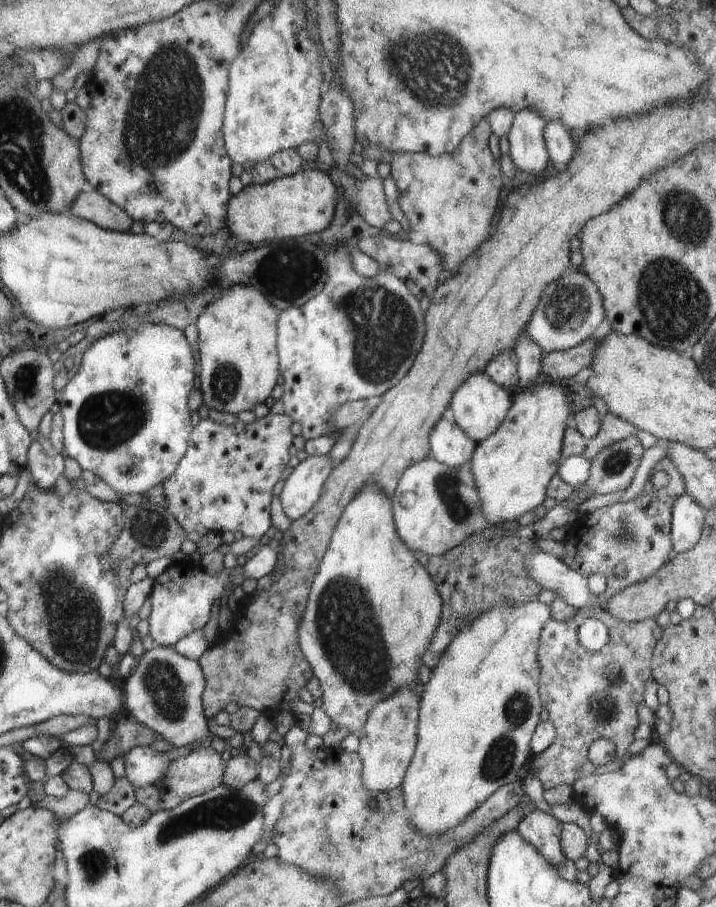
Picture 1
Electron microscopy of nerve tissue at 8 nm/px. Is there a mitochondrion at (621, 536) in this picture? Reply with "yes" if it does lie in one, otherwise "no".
yes

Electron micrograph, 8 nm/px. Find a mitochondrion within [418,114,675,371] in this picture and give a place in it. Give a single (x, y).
(568, 308)

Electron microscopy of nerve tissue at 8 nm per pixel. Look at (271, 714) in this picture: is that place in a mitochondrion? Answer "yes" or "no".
no

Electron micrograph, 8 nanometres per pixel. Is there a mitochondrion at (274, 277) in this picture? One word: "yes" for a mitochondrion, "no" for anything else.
yes

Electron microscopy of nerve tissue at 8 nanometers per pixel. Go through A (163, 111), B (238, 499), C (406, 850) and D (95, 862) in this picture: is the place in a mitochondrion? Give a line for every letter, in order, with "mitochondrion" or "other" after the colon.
A: mitochondrion
B: other
C: other
D: mitochondrion

